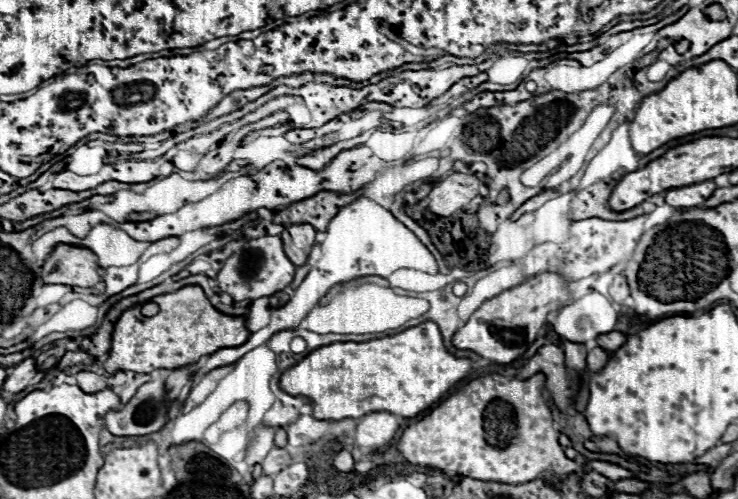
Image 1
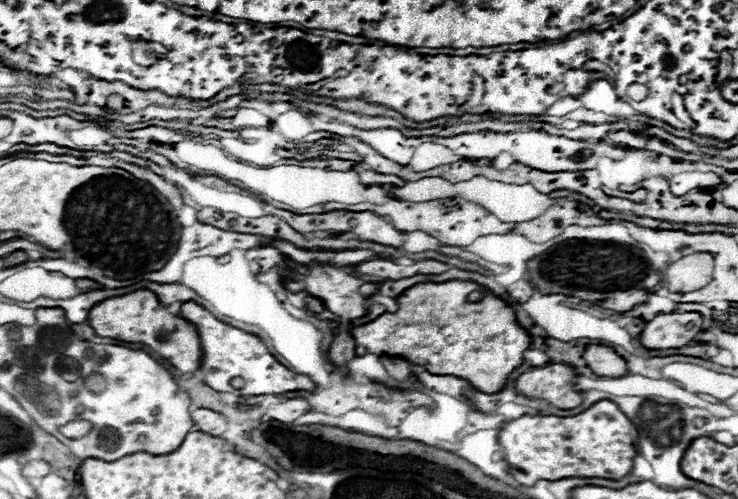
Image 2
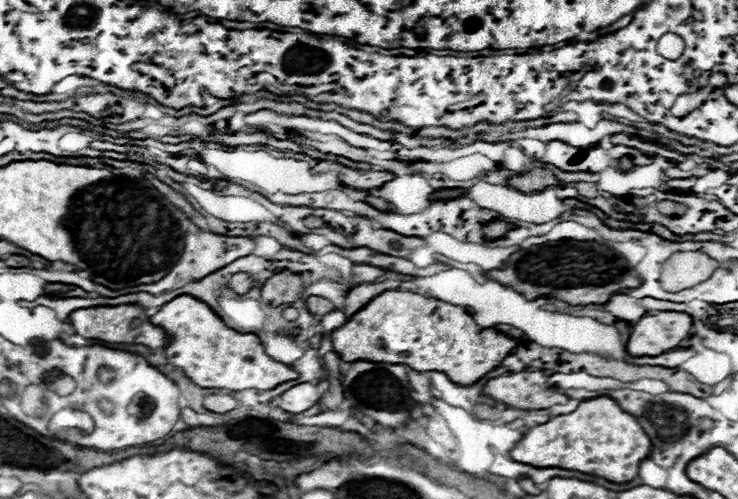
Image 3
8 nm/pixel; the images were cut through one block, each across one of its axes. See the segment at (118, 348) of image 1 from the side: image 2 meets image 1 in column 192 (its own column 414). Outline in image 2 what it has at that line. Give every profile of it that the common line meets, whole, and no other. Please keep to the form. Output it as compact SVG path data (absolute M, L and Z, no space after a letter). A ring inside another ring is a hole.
M450 280L450 282L422 282L408 288L404 294L396 298L398 310L394 314L386 312L378 316L374 322L364 326L356 326L352 330L356 342L356 354L388 354L388 356L404 356L412 364L424 366L432 374L448 374L468 380L476 384L482 392L498 392L508 384L510 374L522 366L524 352L530 348L530 334L516 322L516 312L510 308L500 296L490 294L484 286L466 280Z

